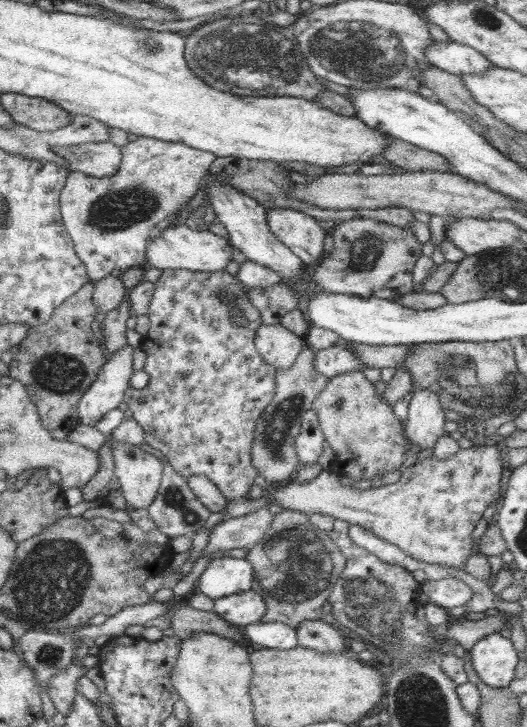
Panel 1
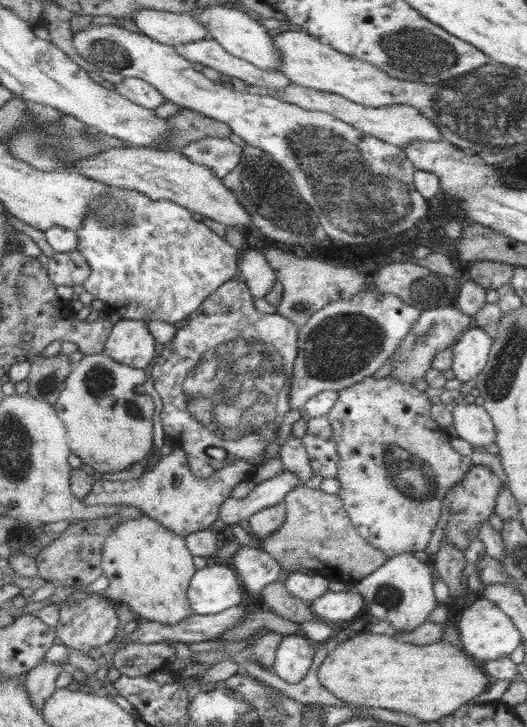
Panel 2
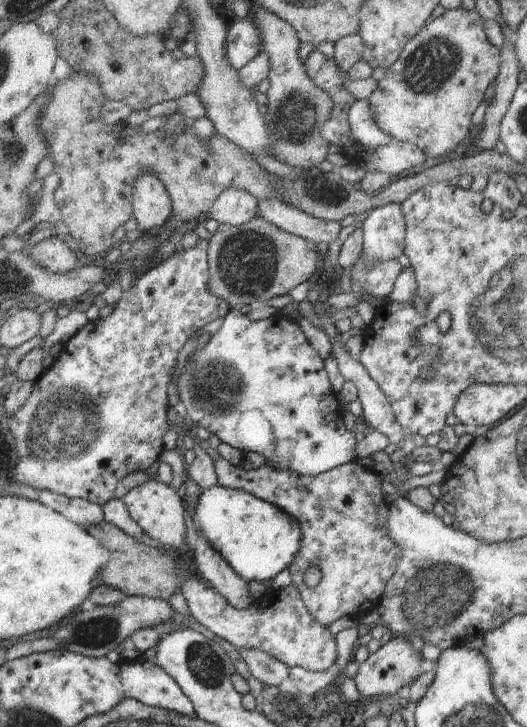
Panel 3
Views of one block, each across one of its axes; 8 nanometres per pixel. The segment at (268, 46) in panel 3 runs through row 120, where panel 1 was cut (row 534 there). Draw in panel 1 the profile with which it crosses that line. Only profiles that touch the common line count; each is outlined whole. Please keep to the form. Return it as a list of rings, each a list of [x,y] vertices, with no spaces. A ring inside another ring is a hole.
[[[275,510],[273,515],[273,521],[270,525],[270,528],[266,531],[266,534],[262,537],[260,544],[252,546],[251,550],[247,551],[245,557],[248,561],[251,562],[253,566],[253,571],[255,572],[256,578],[253,580],[252,589],[254,589],[262,598],[264,603],[266,603],[266,614],[264,614],[263,622],[282,622],[294,629],[298,629],[300,623],[306,620],[319,620],[323,618],[323,606],[327,602],[327,598],[333,589],[333,581],[336,580],[342,571],[344,570],[346,564],[346,557],[342,554],[342,551],[336,546],[336,543],[323,531],[314,526],[309,521],[309,515],[301,513],[300,511],[294,510]]]

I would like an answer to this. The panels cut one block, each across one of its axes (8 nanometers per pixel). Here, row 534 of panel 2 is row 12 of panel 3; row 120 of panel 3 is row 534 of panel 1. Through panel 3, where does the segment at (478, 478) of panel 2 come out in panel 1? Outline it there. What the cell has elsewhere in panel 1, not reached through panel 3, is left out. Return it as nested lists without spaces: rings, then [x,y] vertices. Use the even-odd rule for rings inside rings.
[[[493,443],[460,449],[452,458],[440,459],[435,456],[418,460],[405,468],[394,484],[371,486],[368,489],[355,489],[340,483],[335,472],[323,470],[316,478],[305,483],[296,483],[291,479],[285,487],[274,492],[267,506],[275,510],[294,510],[306,515],[318,513],[333,516],[349,524],[359,524],[372,534],[396,544],[406,554],[428,564],[441,564],[462,568],[469,554],[476,553],[476,540],[472,530],[494,502],[500,502],[500,482],[502,482],[502,454]]]

